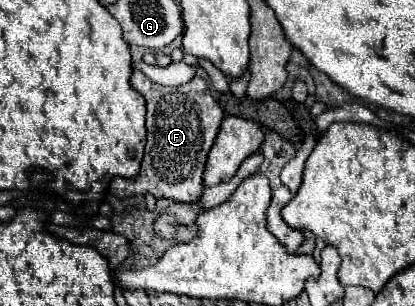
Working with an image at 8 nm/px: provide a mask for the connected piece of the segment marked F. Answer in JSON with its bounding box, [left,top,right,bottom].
[110,71,224,203]

